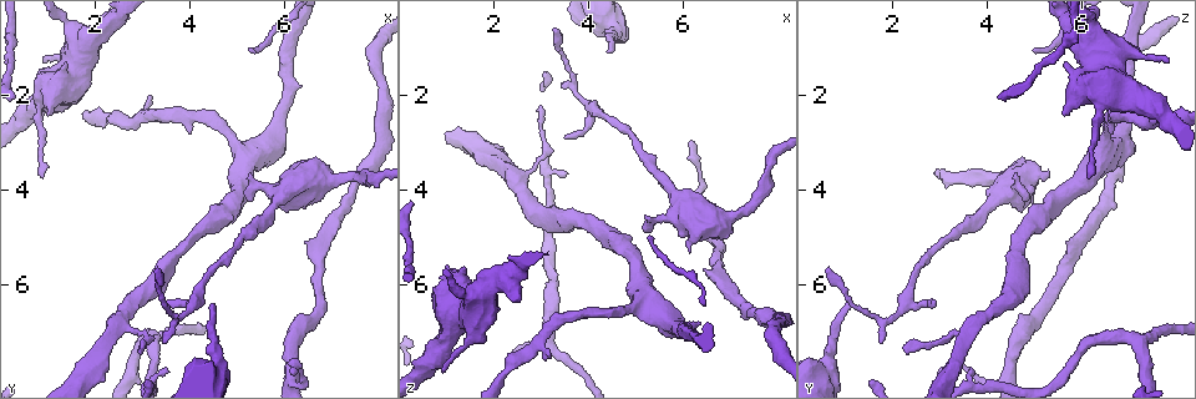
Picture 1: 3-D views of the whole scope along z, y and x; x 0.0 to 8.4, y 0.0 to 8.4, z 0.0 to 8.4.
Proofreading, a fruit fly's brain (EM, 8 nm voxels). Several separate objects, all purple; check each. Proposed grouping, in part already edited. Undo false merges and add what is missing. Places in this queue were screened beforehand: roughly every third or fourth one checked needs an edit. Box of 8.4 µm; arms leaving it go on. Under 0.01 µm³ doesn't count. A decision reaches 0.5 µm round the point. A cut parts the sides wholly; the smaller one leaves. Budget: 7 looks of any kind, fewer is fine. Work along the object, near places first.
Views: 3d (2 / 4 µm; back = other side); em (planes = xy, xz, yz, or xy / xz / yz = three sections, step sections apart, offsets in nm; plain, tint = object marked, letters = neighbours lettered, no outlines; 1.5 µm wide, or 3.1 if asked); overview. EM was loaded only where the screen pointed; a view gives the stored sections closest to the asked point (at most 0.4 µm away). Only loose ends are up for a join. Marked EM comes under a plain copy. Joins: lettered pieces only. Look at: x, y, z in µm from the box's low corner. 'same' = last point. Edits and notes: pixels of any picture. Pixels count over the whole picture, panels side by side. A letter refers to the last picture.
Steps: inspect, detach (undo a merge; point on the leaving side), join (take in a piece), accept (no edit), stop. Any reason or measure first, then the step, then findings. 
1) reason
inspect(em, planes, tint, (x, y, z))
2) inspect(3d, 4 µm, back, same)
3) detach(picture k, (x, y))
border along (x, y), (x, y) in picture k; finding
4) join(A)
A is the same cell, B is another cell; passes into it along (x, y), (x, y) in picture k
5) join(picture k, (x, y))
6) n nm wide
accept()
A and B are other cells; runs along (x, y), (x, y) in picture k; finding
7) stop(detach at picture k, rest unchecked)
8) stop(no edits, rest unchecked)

inspect(em, xy, step 4, tint, (0.90, 1.25, 7.80))

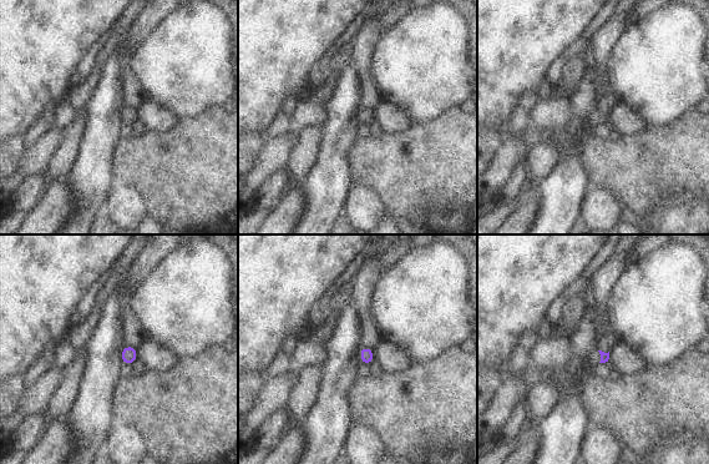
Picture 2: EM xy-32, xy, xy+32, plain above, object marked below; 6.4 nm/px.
see the neighbours
inspect(em, xy, step 4, letters, same)

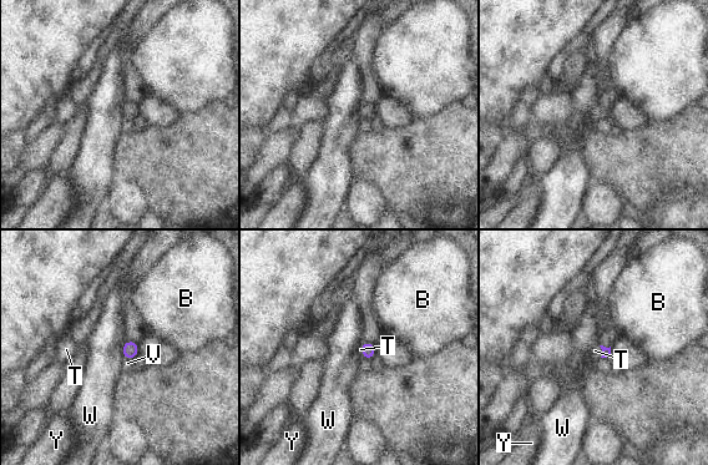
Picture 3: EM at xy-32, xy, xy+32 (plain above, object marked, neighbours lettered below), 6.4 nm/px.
join(picture 3, (595, 350))
T is the same cell, B, V, W and Y are other cells; passes into it along (606, 352), (602, 352), (595, 350) in picture 3; the neuron continues

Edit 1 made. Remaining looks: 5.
redraw
inspect(overview)

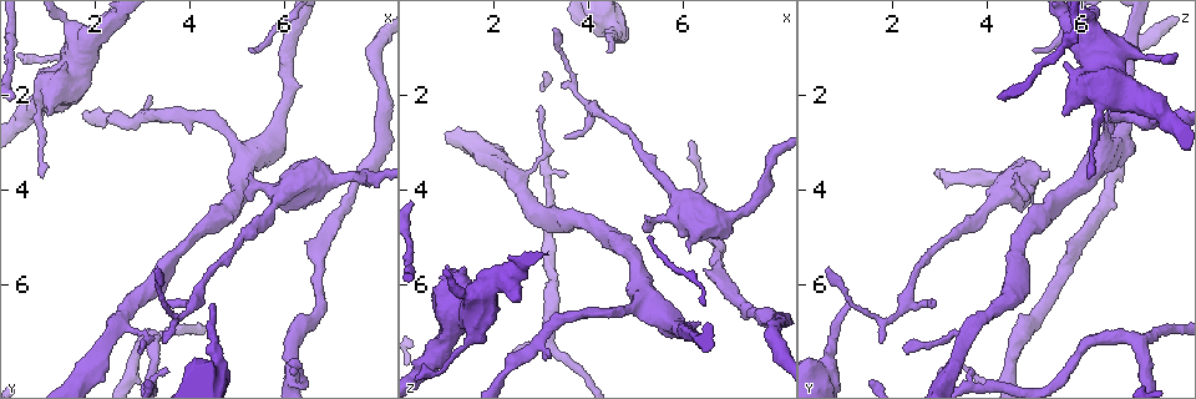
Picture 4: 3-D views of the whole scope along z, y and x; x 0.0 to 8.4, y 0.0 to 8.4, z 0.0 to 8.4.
branch stops here
inspect(3d, 2 µm, (3.10, 1.95, 7.45))

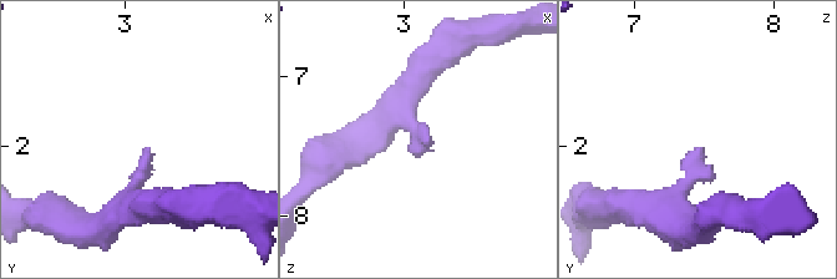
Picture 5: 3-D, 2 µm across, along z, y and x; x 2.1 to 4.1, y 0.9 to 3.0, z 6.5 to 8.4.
shape alone is not enough
inspect(em, xz, step 8, tint, (3.12, 2.00, 7.46))

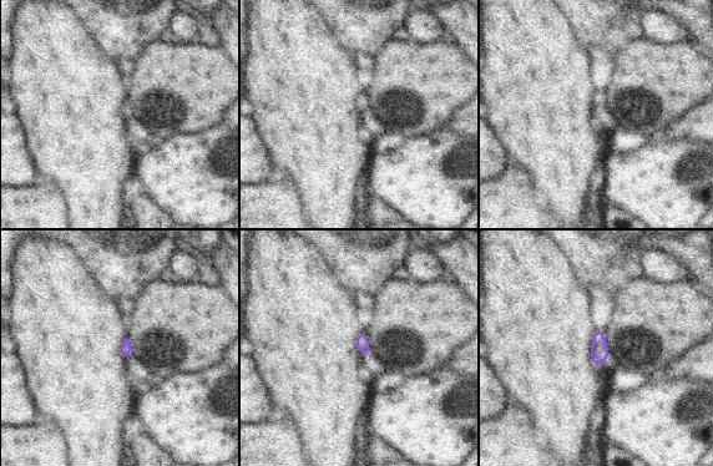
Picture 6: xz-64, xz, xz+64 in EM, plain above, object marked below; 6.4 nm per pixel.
inspect(em, planes, letters, same)

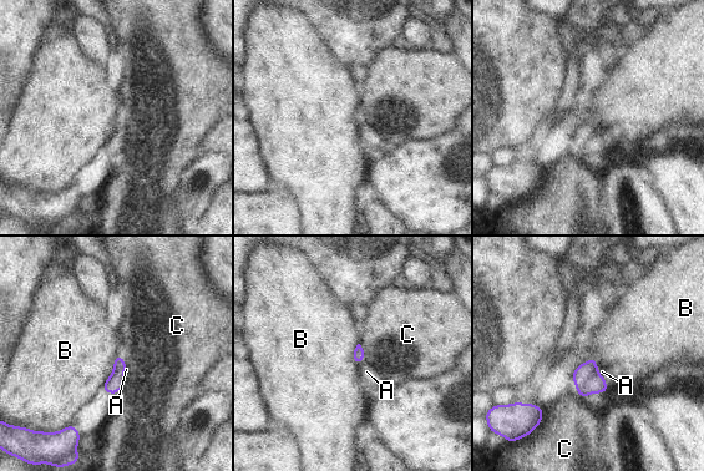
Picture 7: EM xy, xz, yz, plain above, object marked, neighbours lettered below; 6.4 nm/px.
B touches over 200 nm
join(picture 7, (602, 371))
A is the same cell, B and C are other cells; passes into it along (587, 379), (604, 378), (602, 371) in picture 7; it goes on there

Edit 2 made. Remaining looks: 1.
stop(join at picture 3, join at picture 7, rest unchecked)

